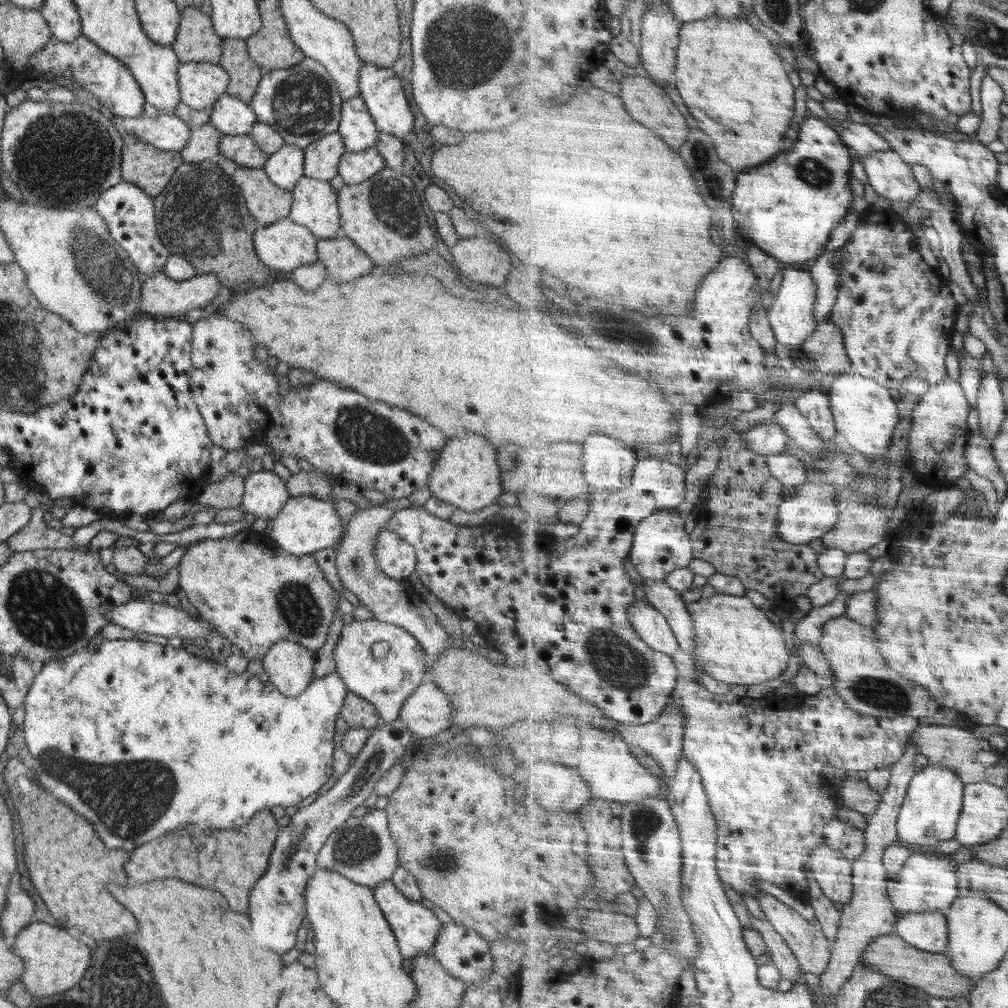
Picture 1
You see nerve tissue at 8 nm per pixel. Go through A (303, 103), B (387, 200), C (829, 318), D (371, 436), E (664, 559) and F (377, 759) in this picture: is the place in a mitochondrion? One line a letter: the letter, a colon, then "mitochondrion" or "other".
A: mitochondrion
B: mitochondrion
C: other
D: mitochondrion
E: other
F: mitochondrion

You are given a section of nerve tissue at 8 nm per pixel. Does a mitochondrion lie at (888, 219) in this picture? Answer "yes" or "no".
no

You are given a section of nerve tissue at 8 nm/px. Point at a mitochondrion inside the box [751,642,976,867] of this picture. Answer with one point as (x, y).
(885, 694)

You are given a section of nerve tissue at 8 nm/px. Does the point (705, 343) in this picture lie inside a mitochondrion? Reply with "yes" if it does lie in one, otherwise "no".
no

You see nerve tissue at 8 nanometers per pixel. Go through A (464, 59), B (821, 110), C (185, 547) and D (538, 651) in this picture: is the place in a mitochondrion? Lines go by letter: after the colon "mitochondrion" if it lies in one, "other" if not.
A: mitochondrion
B: other
C: other
D: other

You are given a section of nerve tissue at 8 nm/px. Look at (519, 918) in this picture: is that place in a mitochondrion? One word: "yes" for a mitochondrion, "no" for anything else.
no

